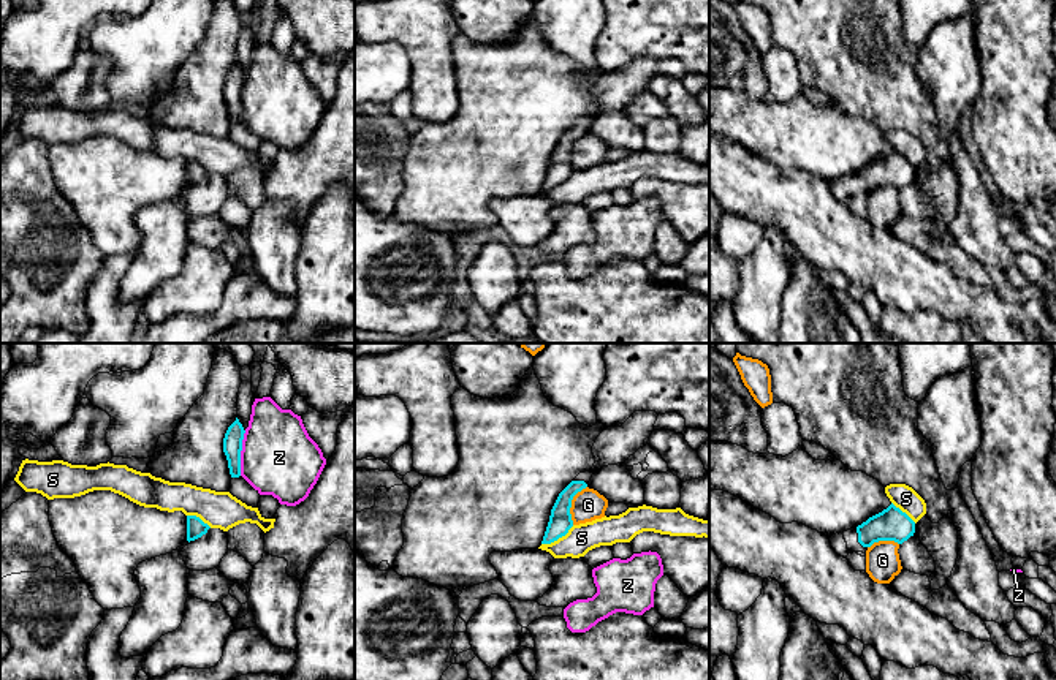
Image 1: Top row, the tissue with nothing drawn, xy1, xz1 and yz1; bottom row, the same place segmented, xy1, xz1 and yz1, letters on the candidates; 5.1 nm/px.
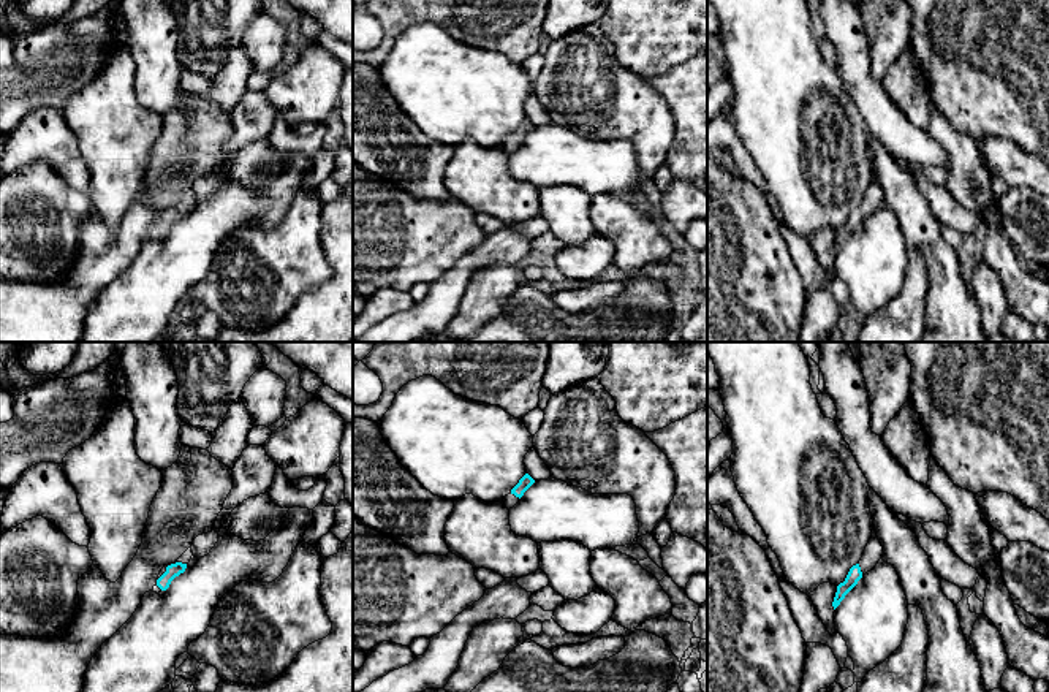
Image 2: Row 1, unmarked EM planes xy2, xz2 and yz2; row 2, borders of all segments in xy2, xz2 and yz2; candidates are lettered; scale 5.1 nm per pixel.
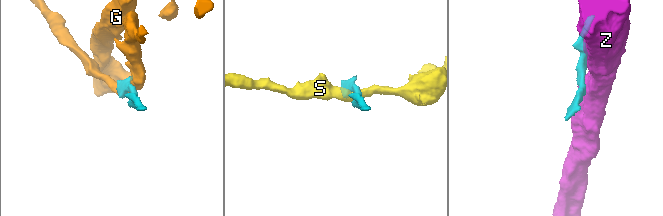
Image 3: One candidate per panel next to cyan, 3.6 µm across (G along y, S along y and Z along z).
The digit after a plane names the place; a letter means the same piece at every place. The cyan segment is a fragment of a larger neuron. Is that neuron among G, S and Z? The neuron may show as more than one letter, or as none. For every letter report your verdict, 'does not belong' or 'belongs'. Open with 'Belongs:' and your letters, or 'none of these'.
Belongs: none of these
G: does not belong
S: does not belong
Z: does not belong

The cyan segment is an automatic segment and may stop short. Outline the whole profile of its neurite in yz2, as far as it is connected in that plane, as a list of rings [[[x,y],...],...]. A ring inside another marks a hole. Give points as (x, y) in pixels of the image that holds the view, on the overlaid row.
[[[873,527],[872,537],[862,553],[861,561],[850,568],[845,581],[837,586],[837,592],[832,602],[834,610],[840,605],[845,595],[858,584],[858,581],[878,564],[881,554],[883,546]]]

